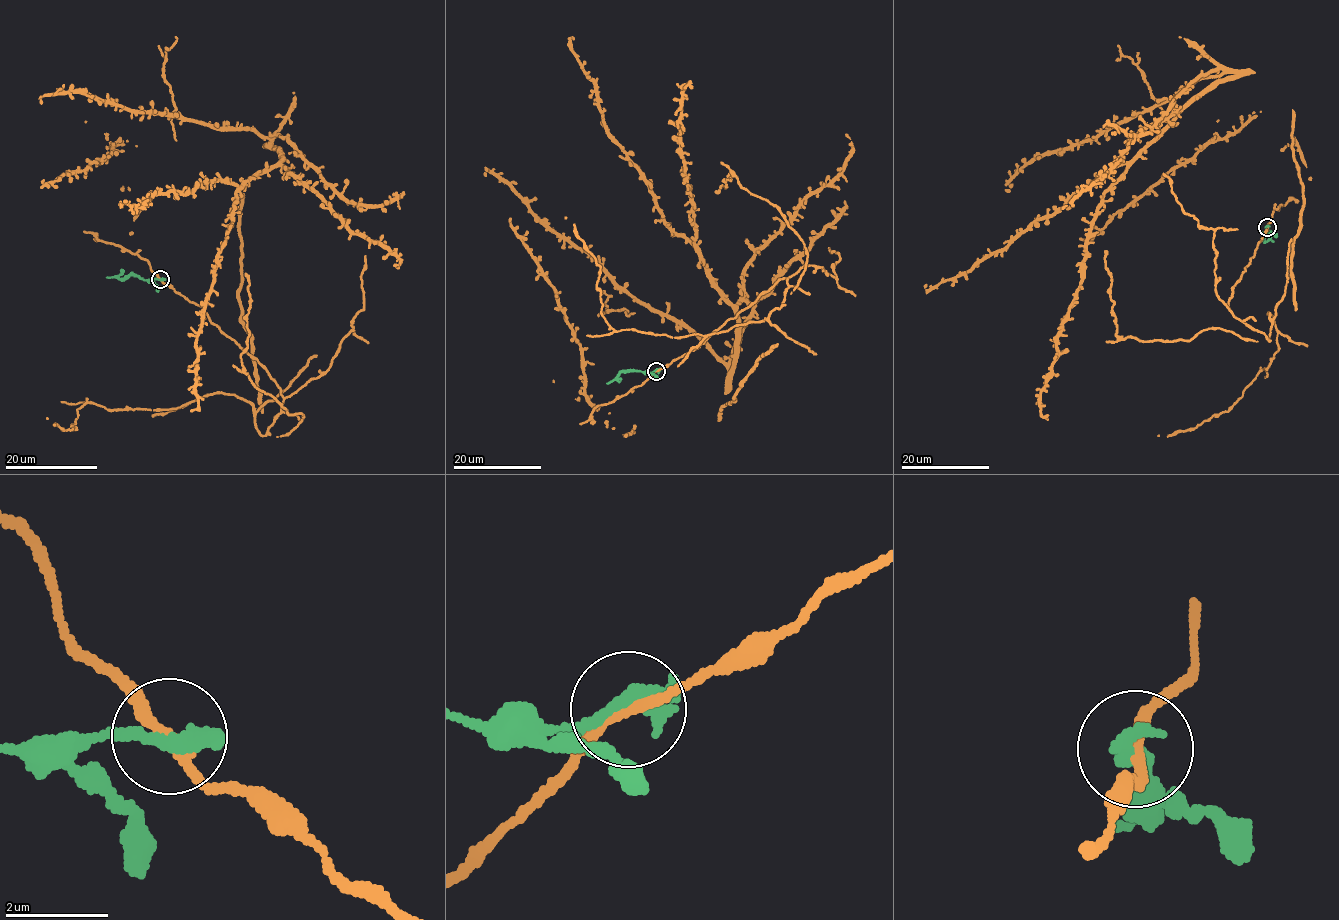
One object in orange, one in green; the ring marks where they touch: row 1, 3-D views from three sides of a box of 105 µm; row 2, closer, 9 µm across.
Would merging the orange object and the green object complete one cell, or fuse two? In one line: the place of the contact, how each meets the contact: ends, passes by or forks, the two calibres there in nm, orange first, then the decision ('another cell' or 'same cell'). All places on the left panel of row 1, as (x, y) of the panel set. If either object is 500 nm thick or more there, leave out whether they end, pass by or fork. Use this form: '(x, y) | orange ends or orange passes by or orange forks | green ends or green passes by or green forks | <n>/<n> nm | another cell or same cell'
(160, 279) | orange passes by | green passes by | 200/240 nm | another cell

